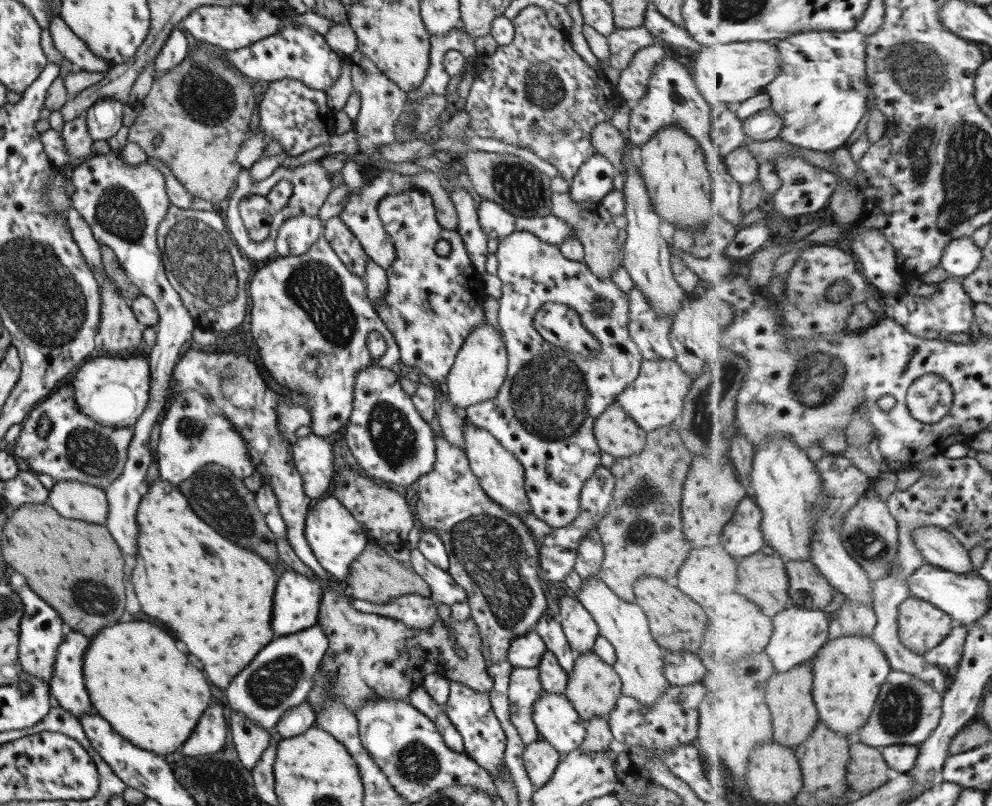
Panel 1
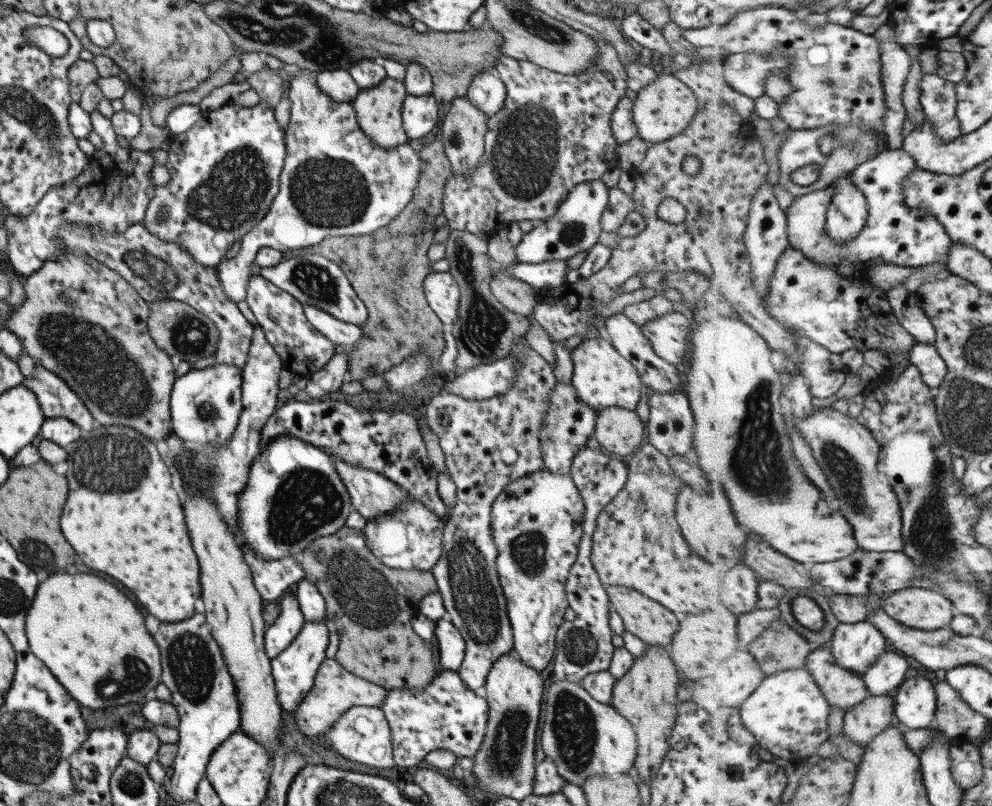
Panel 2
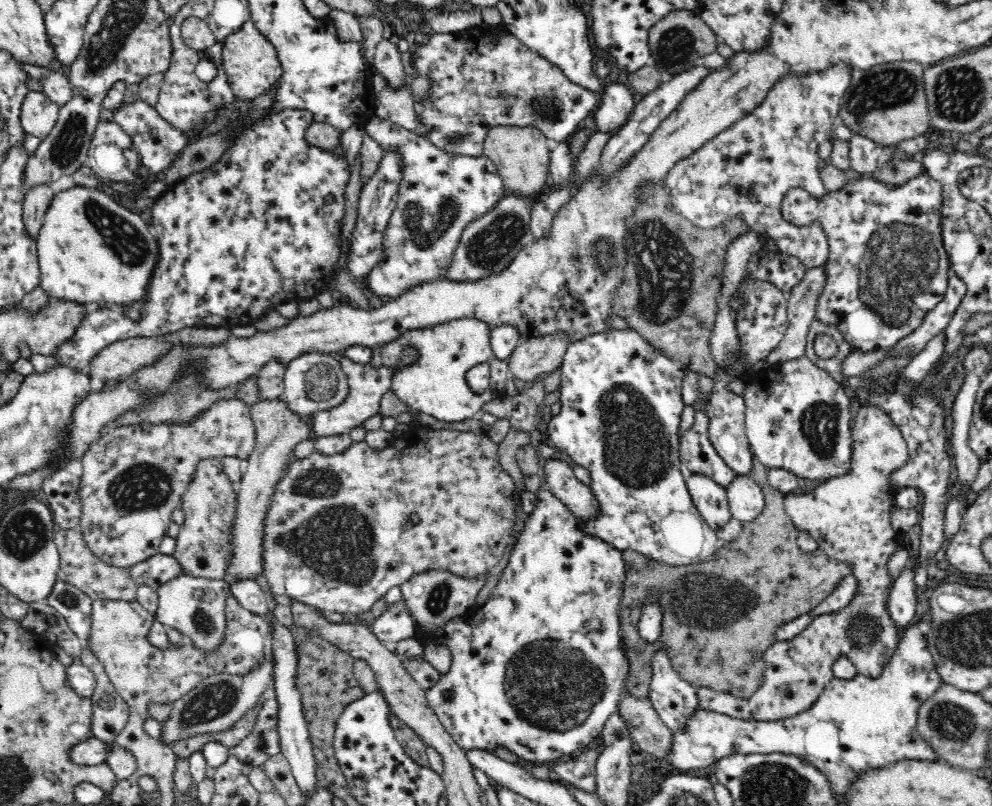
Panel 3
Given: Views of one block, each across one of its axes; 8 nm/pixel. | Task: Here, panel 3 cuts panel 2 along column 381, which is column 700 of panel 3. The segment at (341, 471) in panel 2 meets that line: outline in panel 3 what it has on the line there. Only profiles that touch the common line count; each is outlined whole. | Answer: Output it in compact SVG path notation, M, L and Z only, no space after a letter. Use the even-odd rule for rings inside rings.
M681 466L685 473L686 485L692 495L696 509L702 518L716 531L722 530L732 519L729 501L726 496L726 489L718 486L707 475L691 474Z

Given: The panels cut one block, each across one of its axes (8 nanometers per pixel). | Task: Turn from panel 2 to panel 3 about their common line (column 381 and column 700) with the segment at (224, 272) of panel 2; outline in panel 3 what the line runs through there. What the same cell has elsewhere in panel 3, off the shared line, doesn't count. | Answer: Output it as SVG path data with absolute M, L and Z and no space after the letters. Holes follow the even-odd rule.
M842 64L808 76L788 76L776 82L760 106L706 142L700 150L676 162L664 176L664 181L678 212L702 229L718 227L730 217L742 217L751 231L773 240L780 254L798 259L806 271L820 269L827 262L829 254L828 241L822 228L816 224L810 227L792 226L784 221L781 204L785 194L792 188L803 188L818 198L828 192L818 169L817 148L827 140L832 126L839 123L840 105L849 87L851 72L849 66Z

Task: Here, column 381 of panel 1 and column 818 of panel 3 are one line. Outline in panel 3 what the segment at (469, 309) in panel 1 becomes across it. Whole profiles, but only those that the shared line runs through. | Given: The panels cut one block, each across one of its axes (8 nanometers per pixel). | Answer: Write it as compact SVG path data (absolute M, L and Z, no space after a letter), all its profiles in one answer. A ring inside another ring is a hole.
M926 172L916 175L900 186L884 184L865 177L860 178L860 180L850 180L842 190L828 191L820 198L813 197L803 188L788 190L781 204L781 215L784 221L794 227L810 227L816 224L822 228L822 233L826 235L826 241L828 241L828 260L823 265L825 274L824 290L818 298L815 308L815 320L819 320L826 326L835 326L840 334L843 334L844 340L851 344L852 350L856 352L888 352L896 346L897 342L900 342L900 339L912 334L924 322L926 314L942 302L949 286L949 255L943 244L943 216L942 211L940 211L943 202L944 189L942 189L942 183L930 177Z

